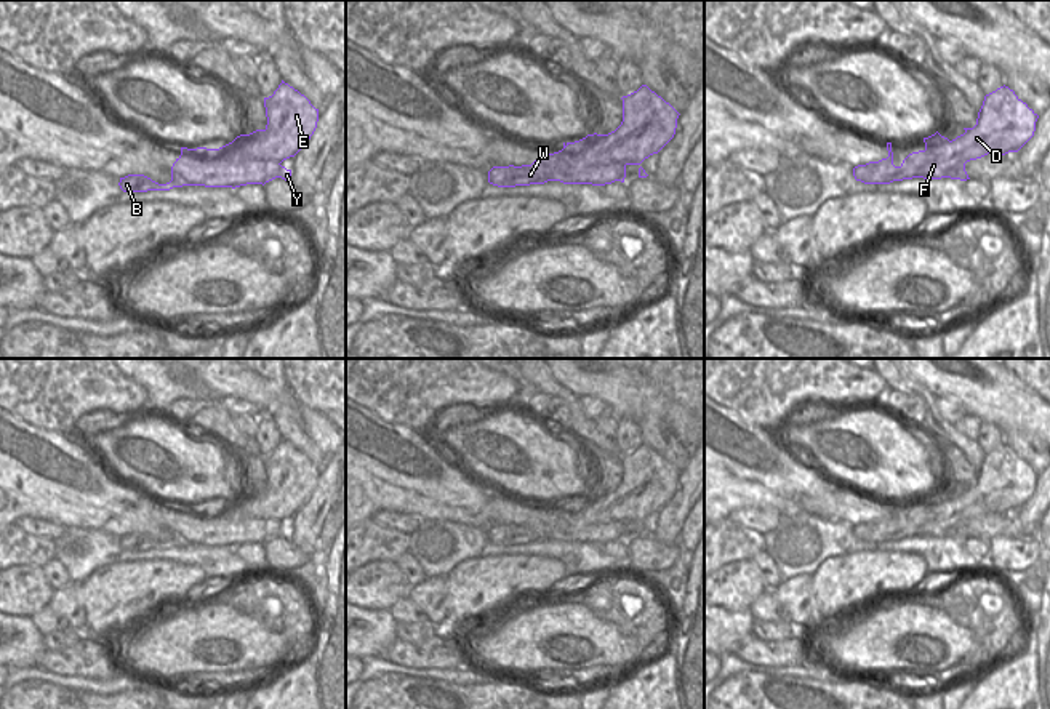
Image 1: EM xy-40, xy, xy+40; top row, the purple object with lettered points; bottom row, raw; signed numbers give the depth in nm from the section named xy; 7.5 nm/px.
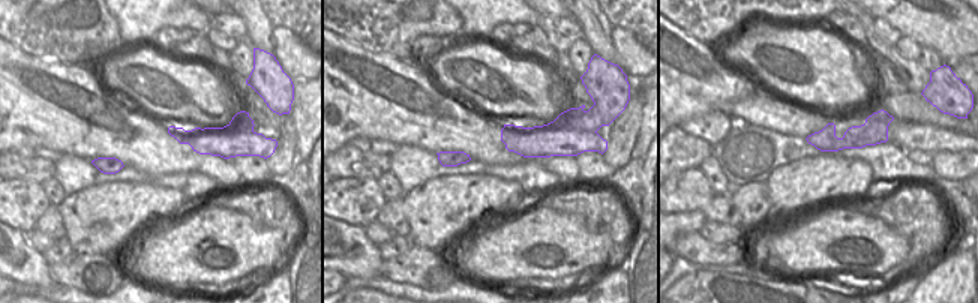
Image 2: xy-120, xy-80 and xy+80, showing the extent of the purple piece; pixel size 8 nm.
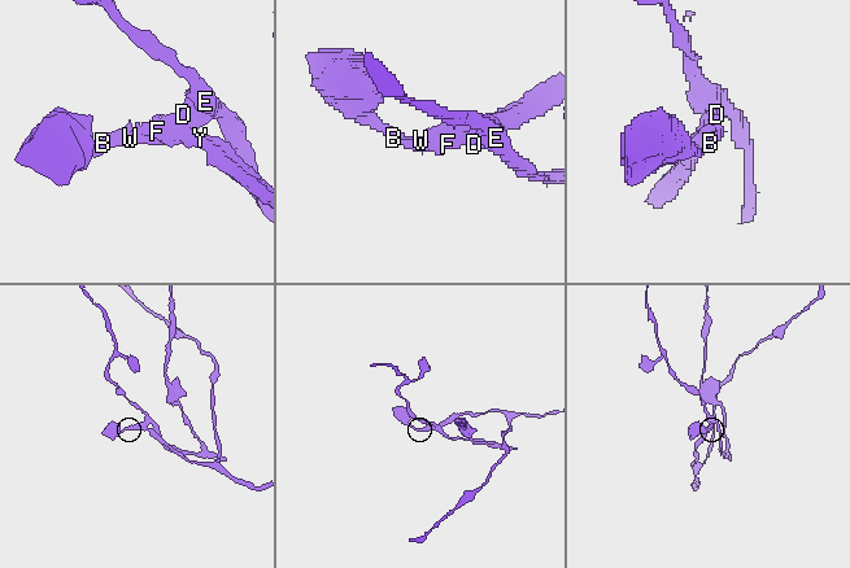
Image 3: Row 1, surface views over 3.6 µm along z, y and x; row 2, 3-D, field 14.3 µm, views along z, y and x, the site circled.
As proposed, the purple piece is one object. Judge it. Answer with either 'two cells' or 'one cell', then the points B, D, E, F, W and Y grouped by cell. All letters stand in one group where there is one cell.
two cells; groups B F W Y / D E

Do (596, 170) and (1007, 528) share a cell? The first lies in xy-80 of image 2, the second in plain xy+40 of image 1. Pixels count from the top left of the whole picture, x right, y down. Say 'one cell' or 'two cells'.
two cells

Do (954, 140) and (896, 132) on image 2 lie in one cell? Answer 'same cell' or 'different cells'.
same cell

